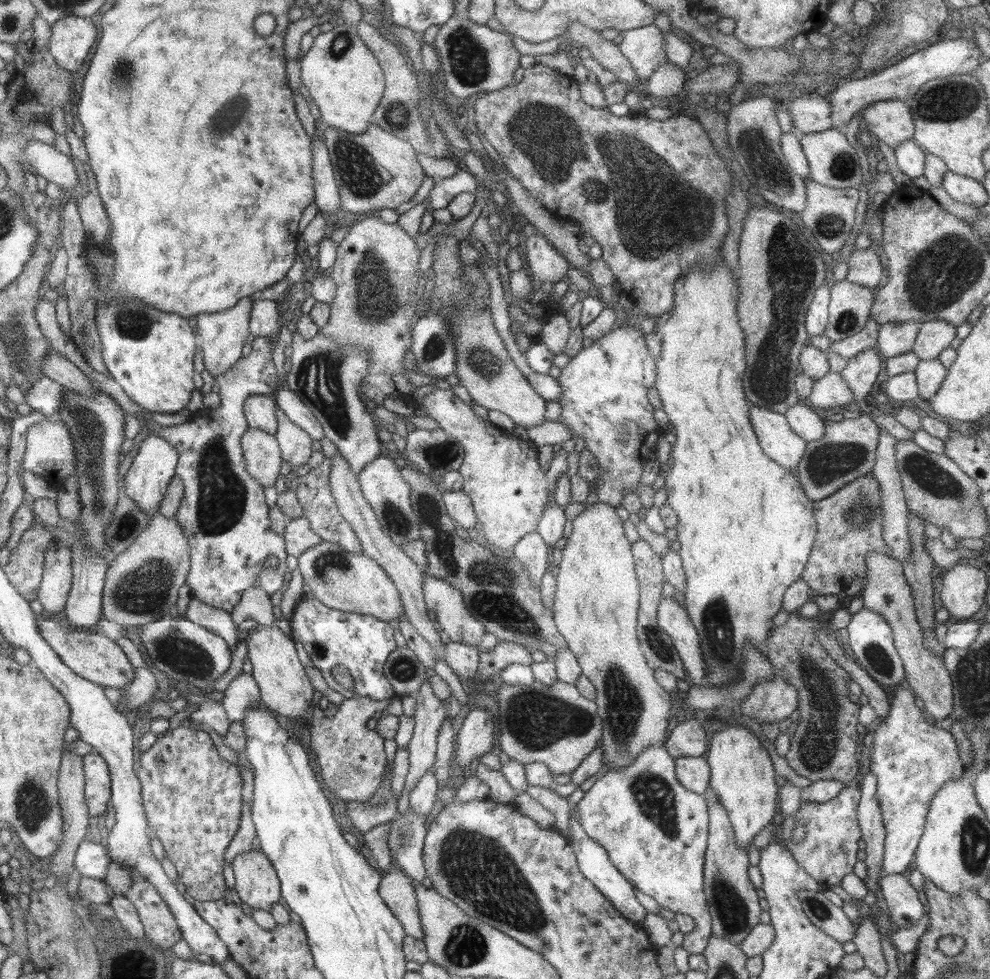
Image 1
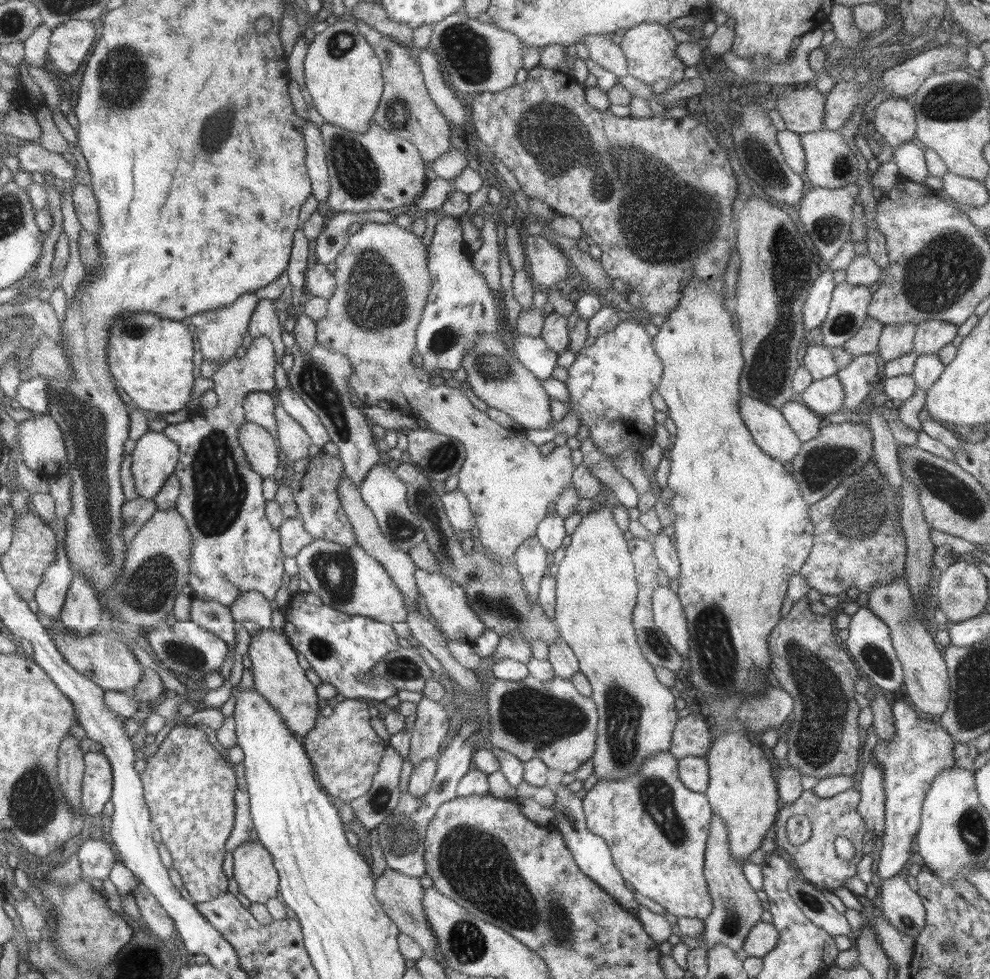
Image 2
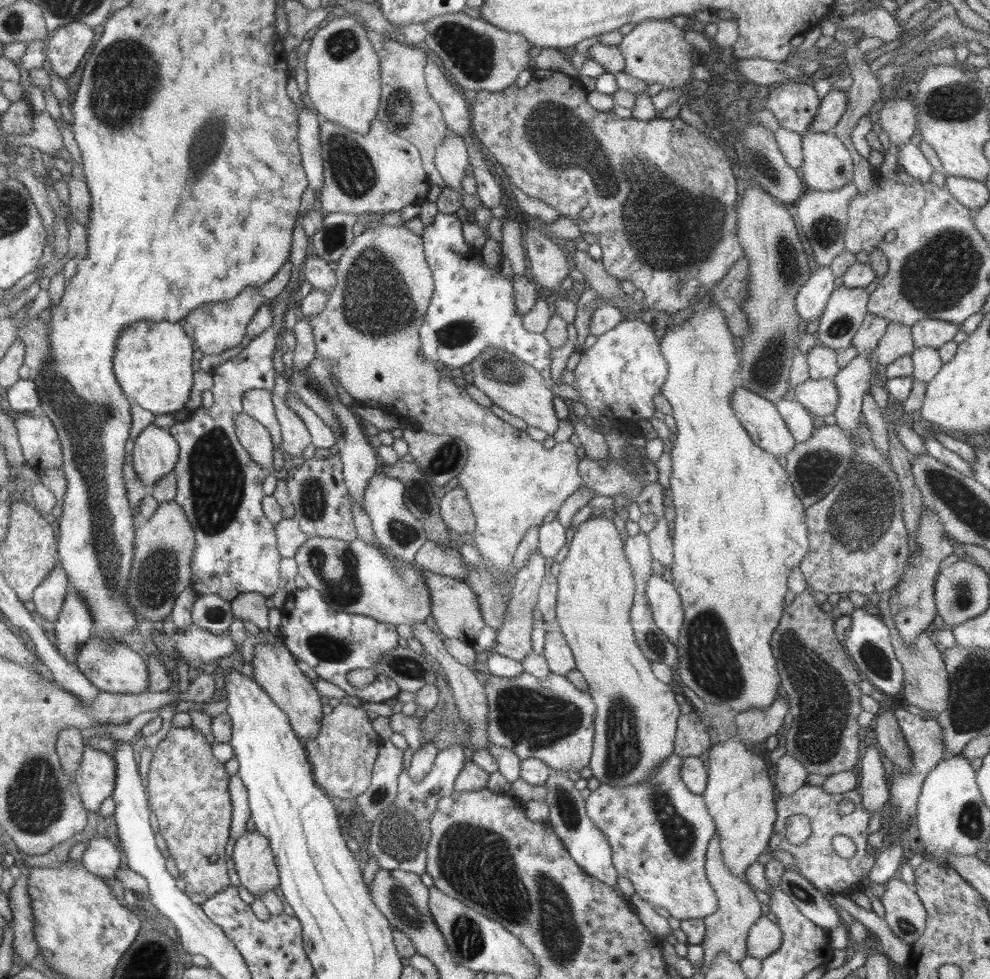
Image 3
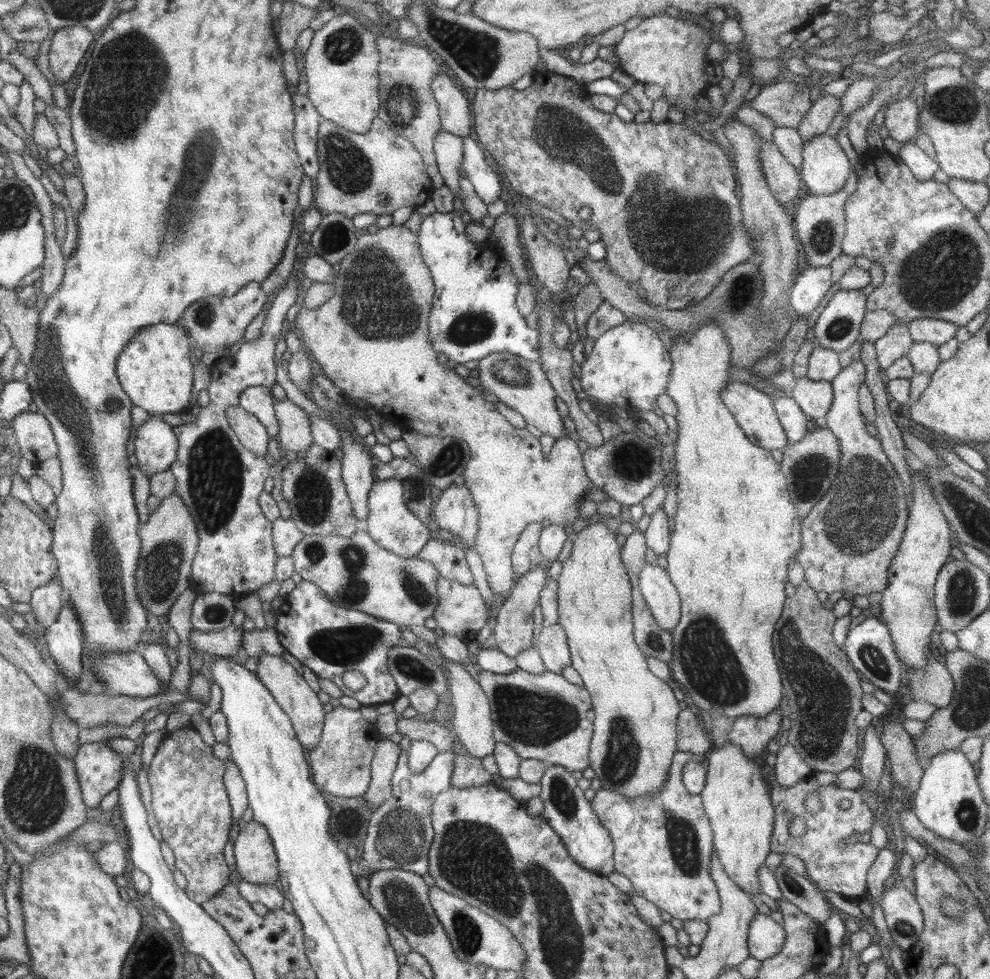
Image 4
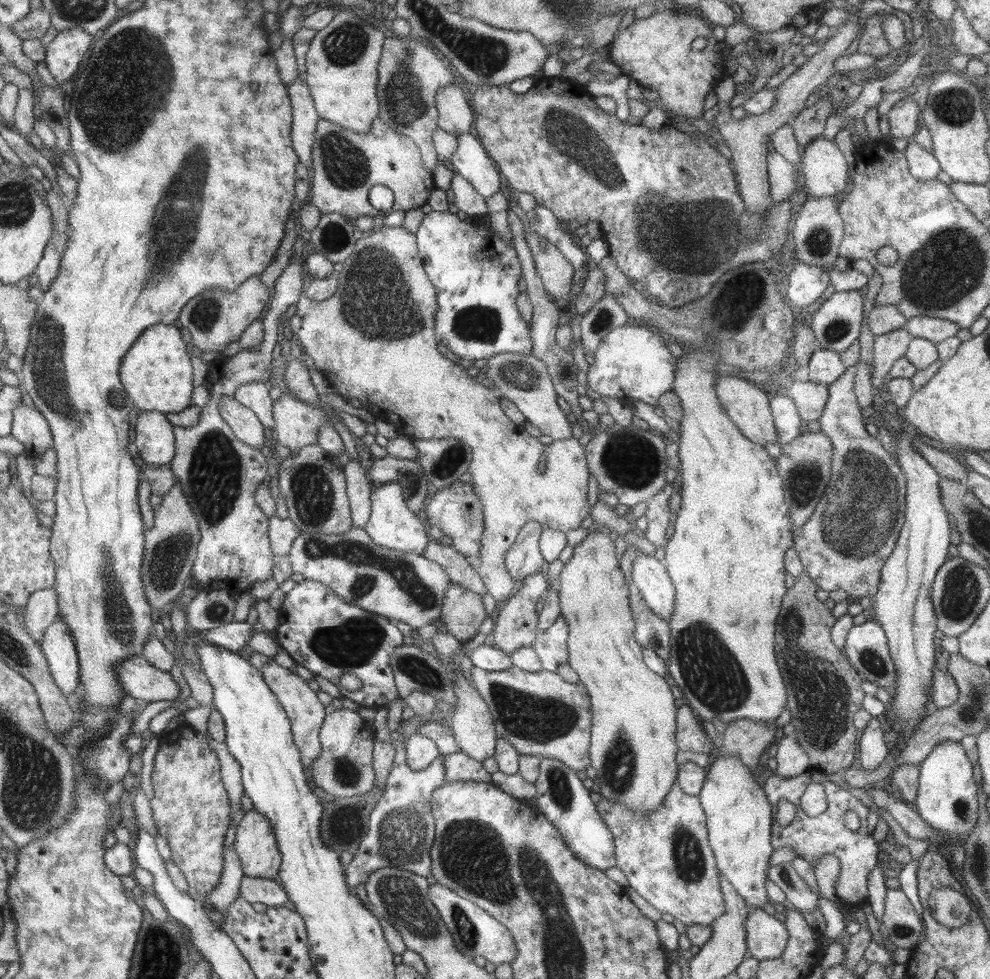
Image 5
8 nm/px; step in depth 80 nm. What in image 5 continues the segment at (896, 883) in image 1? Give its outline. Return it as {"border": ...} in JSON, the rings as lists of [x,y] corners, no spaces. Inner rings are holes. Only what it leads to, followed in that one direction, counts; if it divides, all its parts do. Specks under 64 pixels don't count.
{"border":[[[887,889],[882,921],[887,930],[886,937],[892,940],[896,947],[914,947],[923,932],[920,916],[900,889]]]}

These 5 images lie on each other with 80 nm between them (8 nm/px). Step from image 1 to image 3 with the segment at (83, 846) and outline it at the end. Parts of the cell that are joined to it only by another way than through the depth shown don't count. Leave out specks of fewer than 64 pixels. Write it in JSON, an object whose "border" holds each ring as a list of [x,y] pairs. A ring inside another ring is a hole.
{"border":[[[93,837],[87,842],[85,853],[80,859],[88,872],[106,879],[114,877],[120,868],[120,858],[122,854],[109,838]]]}

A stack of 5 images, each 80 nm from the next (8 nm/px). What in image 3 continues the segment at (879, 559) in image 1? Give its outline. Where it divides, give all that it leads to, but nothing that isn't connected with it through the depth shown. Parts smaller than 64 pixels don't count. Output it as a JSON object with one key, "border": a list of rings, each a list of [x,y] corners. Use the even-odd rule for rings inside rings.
{"border":[[[892,589],[888,592],[880,592],[879,595],[880,600],[878,600],[876,607],[880,611],[884,624],[889,628],[895,658],[903,667],[903,692],[905,700],[907,700],[908,704],[917,706],[927,712],[944,712],[944,709],[950,705],[950,680],[948,680],[945,663],[942,661],[942,650],[934,644],[935,640],[930,636],[930,631],[920,633],[918,638],[908,646],[900,636],[891,615],[890,595],[892,595]]]}

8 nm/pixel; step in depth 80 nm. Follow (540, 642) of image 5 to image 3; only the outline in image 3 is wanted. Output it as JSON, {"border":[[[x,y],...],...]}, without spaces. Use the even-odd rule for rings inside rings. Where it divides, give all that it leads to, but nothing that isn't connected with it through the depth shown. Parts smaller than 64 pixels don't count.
{"border":[[[559,629],[548,631],[545,636],[543,655],[553,675],[564,676],[576,669],[573,652]]]}

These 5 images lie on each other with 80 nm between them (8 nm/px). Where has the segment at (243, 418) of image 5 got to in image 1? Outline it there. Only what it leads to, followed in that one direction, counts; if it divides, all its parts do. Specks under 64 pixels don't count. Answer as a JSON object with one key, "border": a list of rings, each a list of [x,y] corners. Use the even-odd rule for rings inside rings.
{"border":[[[249,428],[241,436],[241,447],[248,474],[263,487],[274,486],[283,460],[275,435]]]}

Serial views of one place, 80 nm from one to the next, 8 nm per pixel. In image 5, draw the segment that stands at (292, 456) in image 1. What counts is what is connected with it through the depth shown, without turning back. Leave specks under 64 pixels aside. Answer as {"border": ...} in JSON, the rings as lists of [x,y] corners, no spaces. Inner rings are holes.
{"border":[[[283,393],[273,402],[274,438],[282,446],[297,451],[317,443],[317,432],[324,425],[333,426],[320,404],[299,401]]]}

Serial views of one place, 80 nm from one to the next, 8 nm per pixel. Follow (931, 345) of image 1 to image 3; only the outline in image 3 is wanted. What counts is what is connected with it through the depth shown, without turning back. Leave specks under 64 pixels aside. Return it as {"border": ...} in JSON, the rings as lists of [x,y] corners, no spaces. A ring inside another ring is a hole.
{"border":[[[928,318],[913,324],[911,336],[915,348],[929,346],[938,349],[946,342],[952,341],[959,329],[960,326],[954,323]]]}

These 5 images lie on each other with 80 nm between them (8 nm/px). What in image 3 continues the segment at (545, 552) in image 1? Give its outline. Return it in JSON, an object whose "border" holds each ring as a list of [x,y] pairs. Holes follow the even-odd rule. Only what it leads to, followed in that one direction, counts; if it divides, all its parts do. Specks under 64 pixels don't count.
{"border":[[[540,553],[532,554],[528,564],[524,568],[520,568],[520,570],[515,570],[513,577],[512,595],[510,595],[510,601],[506,602],[508,607],[506,607],[504,624],[497,630],[497,637],[492,651],[521,662],[533,650],[531,645],[531,634],[535,624],[533,615],[535,614],[542,580],[546,577],[544,556]]]}

